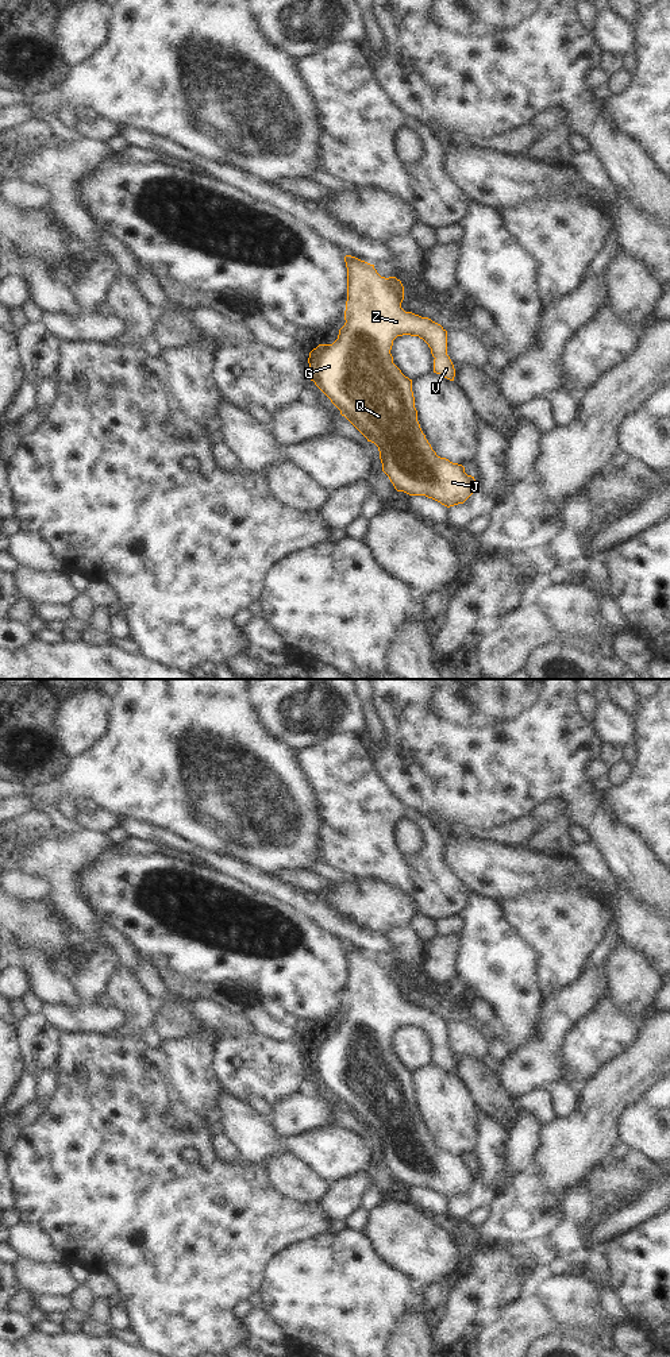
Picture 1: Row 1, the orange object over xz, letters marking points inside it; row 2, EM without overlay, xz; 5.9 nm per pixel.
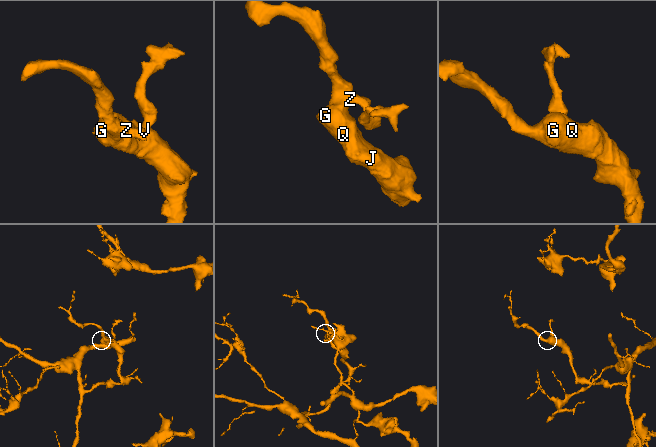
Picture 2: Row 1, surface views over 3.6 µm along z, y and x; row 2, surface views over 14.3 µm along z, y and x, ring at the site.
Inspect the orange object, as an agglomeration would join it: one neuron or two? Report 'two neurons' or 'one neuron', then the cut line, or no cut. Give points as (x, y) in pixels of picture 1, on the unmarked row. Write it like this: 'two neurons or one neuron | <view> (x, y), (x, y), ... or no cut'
one neuron | no cut

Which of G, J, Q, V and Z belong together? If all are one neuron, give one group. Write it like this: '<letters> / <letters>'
G J Q V Z

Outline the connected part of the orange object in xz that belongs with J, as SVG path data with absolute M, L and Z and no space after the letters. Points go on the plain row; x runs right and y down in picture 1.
M344 948L347 959L347 992L344 1002L344 1017L339 1021L338 1030L332 1036L319 1036L309 1044L308 1055L311 1064L308 1071L331 1091L331 1094L366 1130L374 1134L380 1142L382 1163L389 1168L397 1183L409 1187L426 1187L450 1199L463 1195L475 1183L475 1171L465 1164L465 1159L440 1149L432 1141L417 1113L412 1071L405 1068L393 1055L390 1045L393 1032L397 1028L411 1026L423 1030L431 1040L434 1064L454 1072L455 1060L447 1046L447 1022L428 1009L421 1009L401 999L404 978L396 968L381 968L374 956L355 948Z

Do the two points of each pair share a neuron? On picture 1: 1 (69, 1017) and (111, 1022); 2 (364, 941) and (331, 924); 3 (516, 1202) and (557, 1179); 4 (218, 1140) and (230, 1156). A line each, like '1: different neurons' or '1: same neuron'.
1: same neuron
2: same neuron
3: different neurons
4: same neuron

